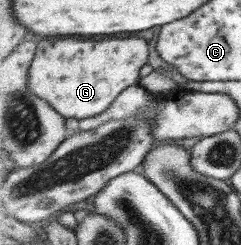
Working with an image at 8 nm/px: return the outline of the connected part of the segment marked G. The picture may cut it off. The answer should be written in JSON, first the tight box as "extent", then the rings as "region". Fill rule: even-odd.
{"extent":[29,38,149,118],"region":[[[47,38],[38,42],[38,49],[29,69],[30,89],[51,103],[65,118],[84,118],[101,114],[129,86],[140,81],[142,68],[149,62],[149,44],[145,38],[115,38],[115,40],[83,40],[83,38]]]}

